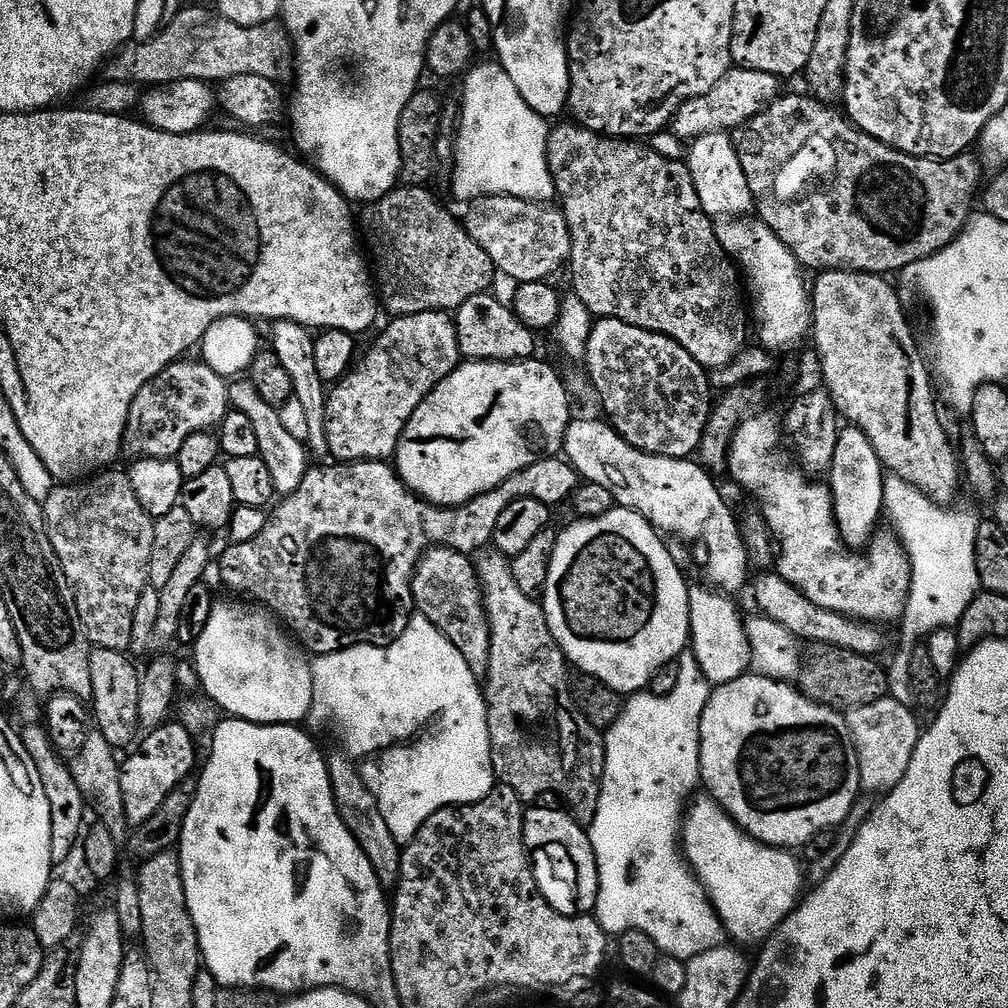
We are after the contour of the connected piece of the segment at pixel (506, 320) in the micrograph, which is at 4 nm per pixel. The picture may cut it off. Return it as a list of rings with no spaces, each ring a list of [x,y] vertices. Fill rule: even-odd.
[[[493,294],[470,298],[460,308],[455,309],[456,337],[461,357],[469,360],[502,360],[519,362],[531,360],[537,355],[537,333],[520,321],[511,307],[508,308]]]

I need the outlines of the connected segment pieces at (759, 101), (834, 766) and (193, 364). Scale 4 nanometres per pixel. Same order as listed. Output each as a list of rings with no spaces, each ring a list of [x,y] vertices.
[[[733,67],[731,73],[723,76],[706,94],[681,103],[670,121],[670,132],[680,140],[691,142],[702,134],[733,130],[732,128],[736,127],[739,129],[778,99],[782,92],[780,84],[781,81],[777,77],[765,72]]]
[[[745,674],[740,679],[712,688],[712,696],[706,702],[706,710],[702,714],[700,723],[700,775],[703,787],[708,787],[711,799],[715,800],[748,835],[761,844],[768,844],[771,848],[797,850],[803,844],[808,844],[819,832],[840,824],[852,812],[856,804],[856,795],[861,795],[860,763],[856,746],[852,742],[850,726],[843,711],[830,705],[816,704],[803,695],[798,687],[783,680],[771,680],[769,676],[759,674]]]
[[[181,358],[174,364],[169,364],[162,374],[158,374],[142,390],[138,390],[138,398],[130,406],[130,414],[124,431],[124,446],[122,449],[125,457],[132,456],[133,461],[138,460],[171,460],[182,450],[182,442],[199,432],[219,429],[230,411],[228,399],[229,381],[218,375],[208,363],[199,359],[188,360]]]

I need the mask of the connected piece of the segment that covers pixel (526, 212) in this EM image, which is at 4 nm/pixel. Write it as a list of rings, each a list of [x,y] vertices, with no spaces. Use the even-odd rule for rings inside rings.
[[[484,196],[471,201],[466,227],[474,242],[486,250],[497,273],[505,272],[520,284],[535,280],[547,281],[572,258],[572,229],[559,207],[547,208],[547,203],[523,200],[517,196]]]

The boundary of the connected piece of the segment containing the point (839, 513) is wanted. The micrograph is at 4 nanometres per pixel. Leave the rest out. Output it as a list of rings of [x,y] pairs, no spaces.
[[[855,426],[841,427],[838,446],[834,446],[834,462],[830,469],[830,491],[836,525],[840,528],[840,539],[849,549],[863,549],[873,539],[872,531],[880,520],[880,512],[882,516],[885,511],[885,475],[886,469],[880,463],[874,446],[870,446],[870,438],[866,438],[866,434],[862,434],[862,430]]]

